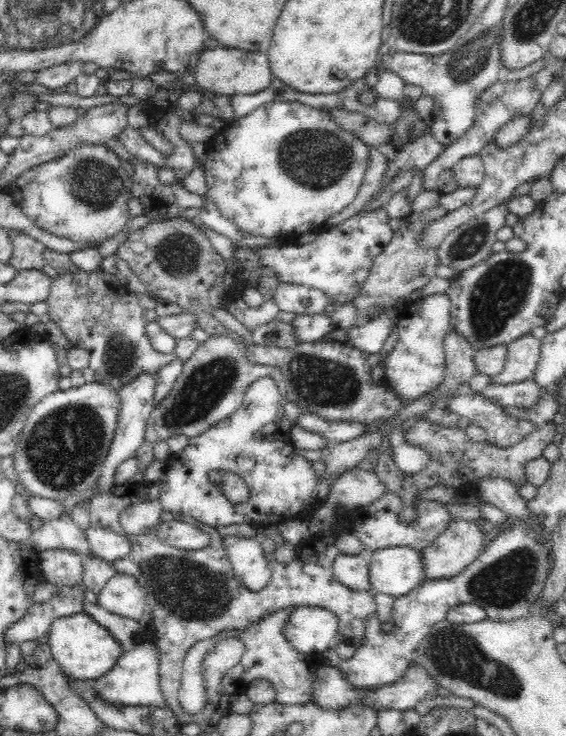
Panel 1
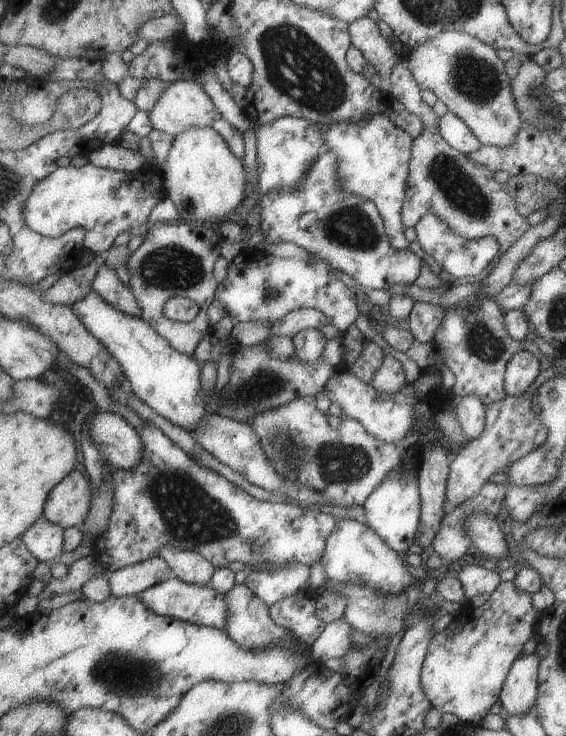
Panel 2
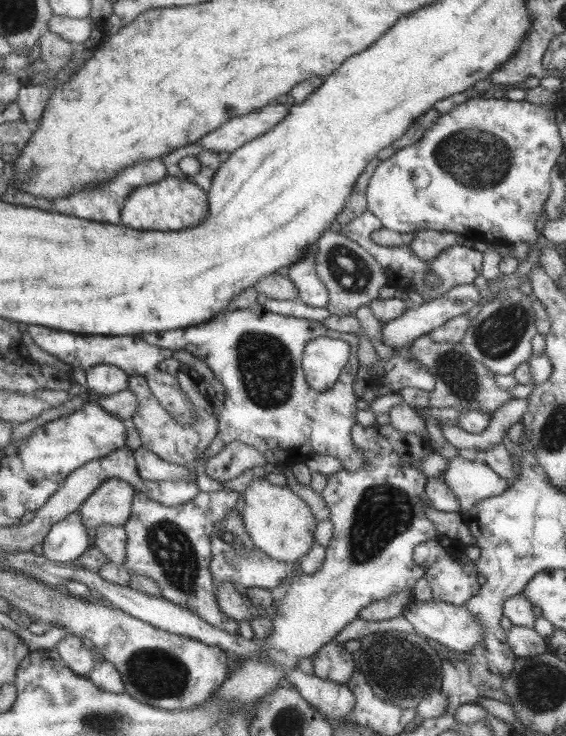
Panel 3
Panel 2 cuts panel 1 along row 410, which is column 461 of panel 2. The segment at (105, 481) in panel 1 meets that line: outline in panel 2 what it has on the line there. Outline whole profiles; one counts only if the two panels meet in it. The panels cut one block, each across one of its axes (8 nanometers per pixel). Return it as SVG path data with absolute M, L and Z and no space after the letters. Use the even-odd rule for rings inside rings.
M447 111L438 118L437 130L449 146L466 155L481 148L482 144L469 127L452 112Z

